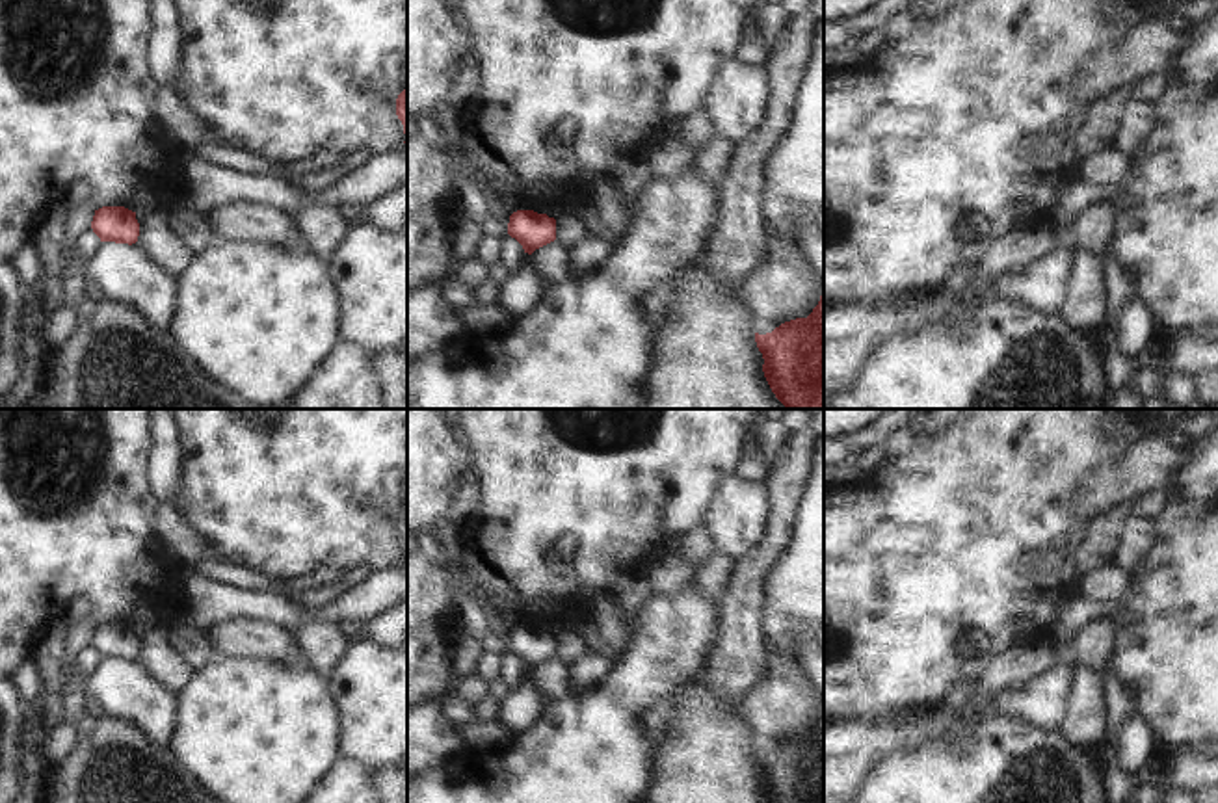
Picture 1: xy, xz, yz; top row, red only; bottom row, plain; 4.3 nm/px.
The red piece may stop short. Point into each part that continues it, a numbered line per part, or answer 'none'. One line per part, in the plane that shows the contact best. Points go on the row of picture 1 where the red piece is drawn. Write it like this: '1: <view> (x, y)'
none

